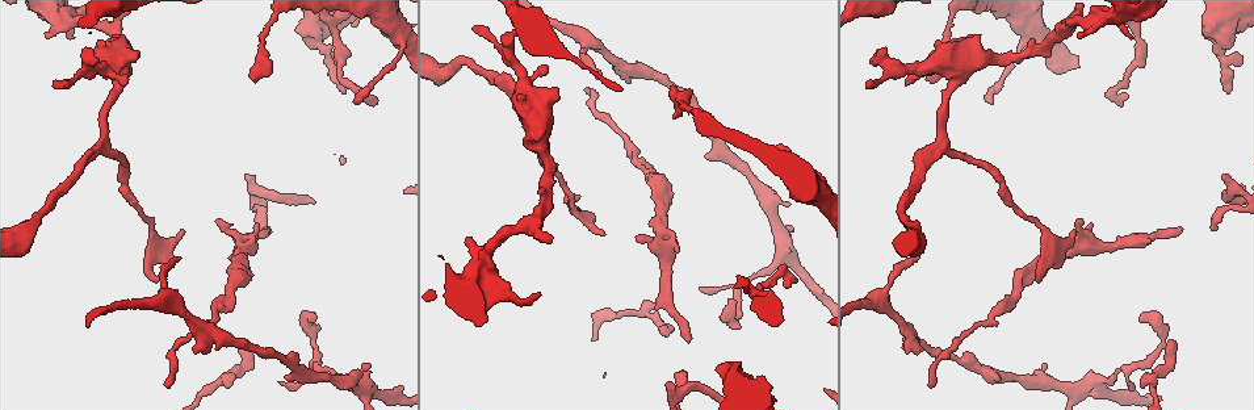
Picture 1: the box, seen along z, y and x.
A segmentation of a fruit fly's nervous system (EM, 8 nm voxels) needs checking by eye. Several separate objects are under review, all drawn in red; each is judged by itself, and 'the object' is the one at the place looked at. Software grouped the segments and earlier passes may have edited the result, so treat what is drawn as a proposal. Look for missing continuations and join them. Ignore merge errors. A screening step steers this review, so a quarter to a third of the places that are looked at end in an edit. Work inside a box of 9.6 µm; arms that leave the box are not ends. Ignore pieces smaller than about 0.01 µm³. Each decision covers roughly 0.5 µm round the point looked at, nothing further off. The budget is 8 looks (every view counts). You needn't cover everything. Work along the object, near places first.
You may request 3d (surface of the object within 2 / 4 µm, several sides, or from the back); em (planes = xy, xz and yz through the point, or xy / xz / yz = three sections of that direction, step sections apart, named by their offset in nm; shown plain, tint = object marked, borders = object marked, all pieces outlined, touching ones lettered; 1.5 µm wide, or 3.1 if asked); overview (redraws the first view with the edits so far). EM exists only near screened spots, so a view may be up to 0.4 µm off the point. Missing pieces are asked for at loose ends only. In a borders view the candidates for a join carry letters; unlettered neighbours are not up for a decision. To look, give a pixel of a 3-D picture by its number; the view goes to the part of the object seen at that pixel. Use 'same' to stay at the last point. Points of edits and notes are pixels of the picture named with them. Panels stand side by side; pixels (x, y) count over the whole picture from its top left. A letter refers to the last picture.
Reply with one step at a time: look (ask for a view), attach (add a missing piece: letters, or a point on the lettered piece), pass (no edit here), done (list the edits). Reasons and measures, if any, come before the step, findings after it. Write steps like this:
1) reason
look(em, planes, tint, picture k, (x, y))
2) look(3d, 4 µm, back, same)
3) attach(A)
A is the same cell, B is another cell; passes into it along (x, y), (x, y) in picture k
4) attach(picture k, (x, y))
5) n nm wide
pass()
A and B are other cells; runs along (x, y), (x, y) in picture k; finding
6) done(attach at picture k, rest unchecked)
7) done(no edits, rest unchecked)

an open end
look(3d, 2 µm, picture 1, (1045, 367))

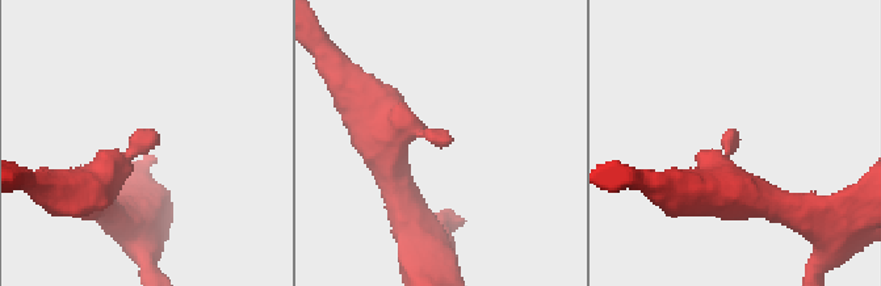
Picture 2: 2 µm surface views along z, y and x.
need the tissue
look(em, planes, borders, picture 2, (157, 138))

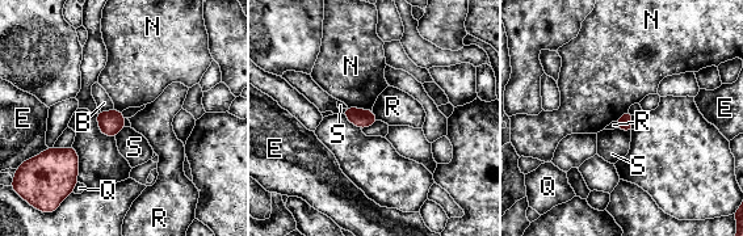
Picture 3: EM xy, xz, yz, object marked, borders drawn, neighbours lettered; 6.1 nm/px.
pass()
B, E, N, Q, R and S are other cells; border along (372, 110), (377, 119) in picture 3; none of them fits

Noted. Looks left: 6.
free end
look(em, planes, plain, picture 1, (312, 312))

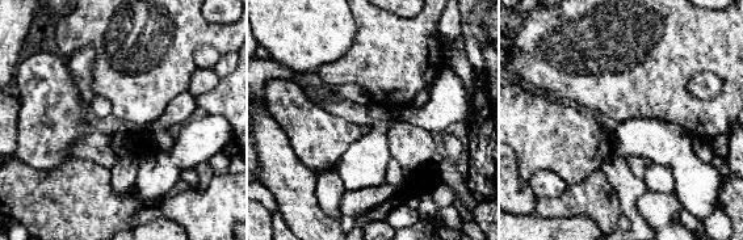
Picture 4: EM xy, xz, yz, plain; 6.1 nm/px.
see the neighbours
look(em, planes, borders, same)

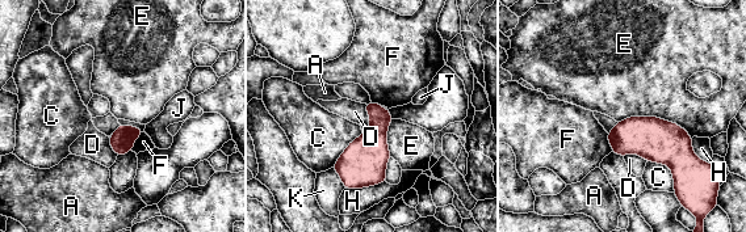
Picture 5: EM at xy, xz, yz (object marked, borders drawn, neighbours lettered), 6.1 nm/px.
pass()
A, C, D, E, F, H, J and K are other cells; border along (617, 121), (659, 117), (691, 138) in picture 5; no lettered piece goes on from it

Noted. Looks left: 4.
free end
look(em, yz, step 4, plain, picture 1, (266, 226))

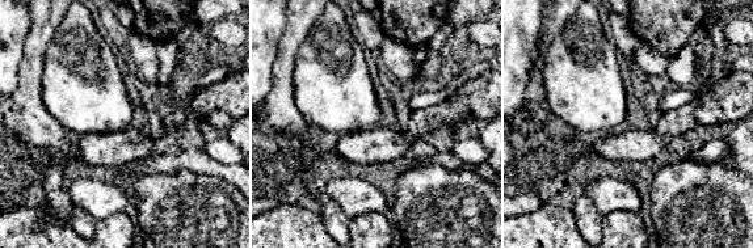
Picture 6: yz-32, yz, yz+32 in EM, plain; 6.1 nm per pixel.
look(em, yz, step 4, borders, same)

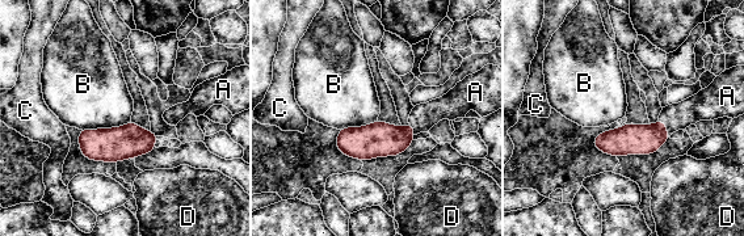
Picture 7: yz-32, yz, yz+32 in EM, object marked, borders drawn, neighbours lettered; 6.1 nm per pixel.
190 nm wide
attach(A)
A is the same cell, B, C and D are other cells; it goes on there

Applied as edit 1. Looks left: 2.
done(attach at picture 7, rest unchecked)

